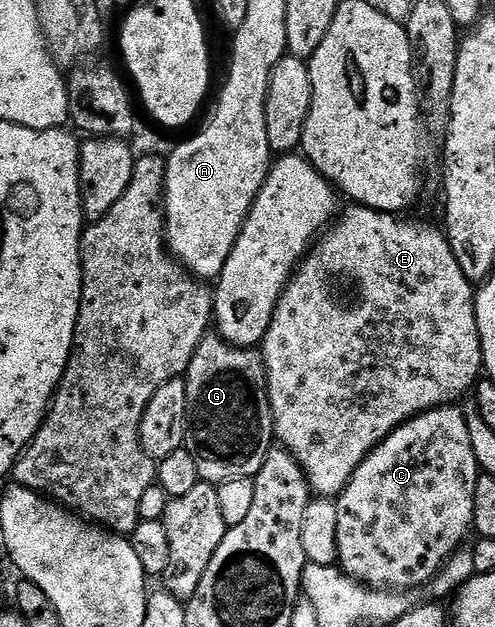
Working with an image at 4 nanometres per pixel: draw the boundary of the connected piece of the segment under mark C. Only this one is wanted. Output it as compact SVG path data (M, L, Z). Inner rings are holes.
M445 404L442 408L432 408L426 412L420 412L418 416L411 417L406 424L400 424L396 430L351 474L351 478L346 482L345 489L340 496L336 497L337 514L339 524L335 526L337 535L337 561L340 569L349 576L350 580L357 580L358 583L368 585L374 590L409 590L405 588L417 588L420 584L425 584L445 563L449 560L449 555L460 546L465 540L465 535L470 535L473 527L473 511L475 510L475 482L479 475L475 450L471 450L471 434L467 430L464 411L453 404Z

